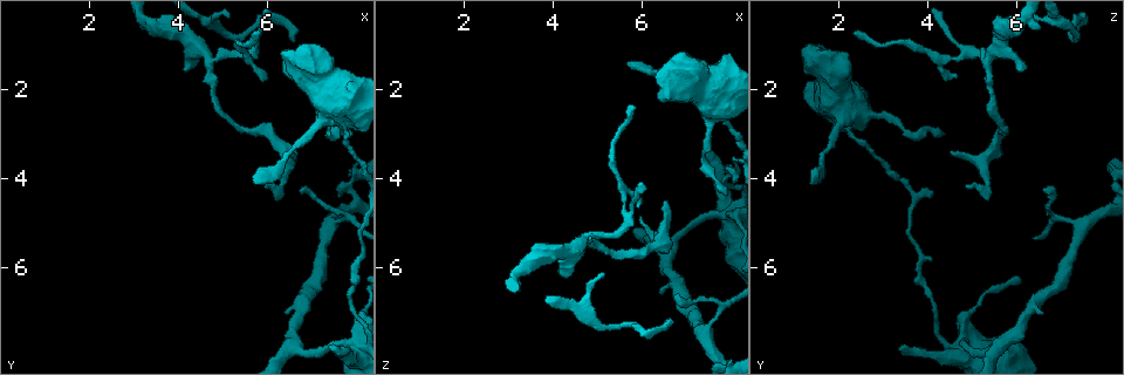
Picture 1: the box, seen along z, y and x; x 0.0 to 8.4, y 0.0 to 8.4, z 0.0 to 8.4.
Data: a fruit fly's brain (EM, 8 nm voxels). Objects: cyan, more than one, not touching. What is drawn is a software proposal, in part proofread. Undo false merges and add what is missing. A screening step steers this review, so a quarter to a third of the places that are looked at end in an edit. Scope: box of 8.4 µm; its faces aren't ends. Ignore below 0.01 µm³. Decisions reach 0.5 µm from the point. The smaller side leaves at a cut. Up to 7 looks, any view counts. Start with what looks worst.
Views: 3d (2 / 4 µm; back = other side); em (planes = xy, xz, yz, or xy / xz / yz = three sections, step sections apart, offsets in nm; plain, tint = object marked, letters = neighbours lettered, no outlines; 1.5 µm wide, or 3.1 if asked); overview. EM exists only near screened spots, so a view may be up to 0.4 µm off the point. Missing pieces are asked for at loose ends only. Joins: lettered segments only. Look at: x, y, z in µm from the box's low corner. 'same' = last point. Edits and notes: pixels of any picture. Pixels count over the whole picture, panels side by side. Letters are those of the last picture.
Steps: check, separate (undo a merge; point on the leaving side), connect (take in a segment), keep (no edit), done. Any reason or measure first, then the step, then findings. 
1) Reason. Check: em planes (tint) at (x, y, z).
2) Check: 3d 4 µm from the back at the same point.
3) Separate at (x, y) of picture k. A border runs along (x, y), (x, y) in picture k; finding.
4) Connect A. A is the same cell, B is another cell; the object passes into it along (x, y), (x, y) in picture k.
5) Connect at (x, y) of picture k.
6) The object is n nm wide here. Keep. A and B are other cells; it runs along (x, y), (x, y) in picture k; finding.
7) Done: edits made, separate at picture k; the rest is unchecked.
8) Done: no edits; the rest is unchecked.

Branch stops here. Check: em yz step 4 (letters) at (5.90, 4.10, 4.90).

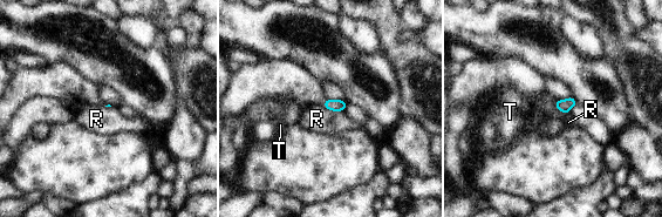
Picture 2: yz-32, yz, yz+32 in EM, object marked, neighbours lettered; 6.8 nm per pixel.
Check: em planes (letters) at the same point.

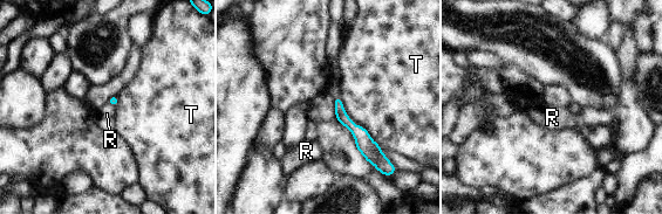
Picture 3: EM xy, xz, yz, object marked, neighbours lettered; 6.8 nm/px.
Keep. R and T are other cells; a border runs along (339, 96), (349, 118), (381, 146) in picture 3; no lettered segment goes on from it.

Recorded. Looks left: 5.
Sudden change in width. Check: 3d 4 µm at (4.70, 1.25, 5.35).

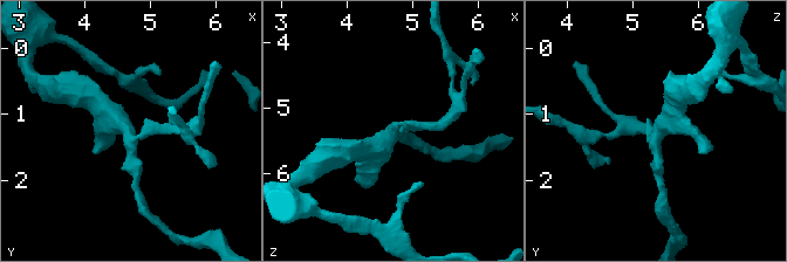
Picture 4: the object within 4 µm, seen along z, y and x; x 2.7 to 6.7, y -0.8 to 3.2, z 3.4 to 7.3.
Now the EM. Check: em yz step 8 (tint) at (4.65, 1.35, 5.35).

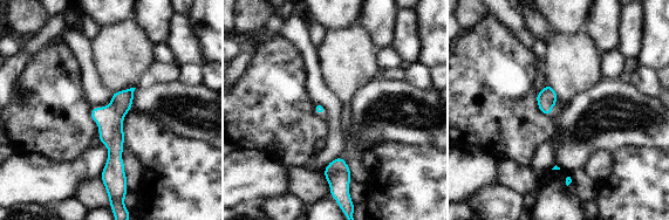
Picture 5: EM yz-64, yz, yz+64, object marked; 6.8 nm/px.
What lies round it. Check: em yz step 8 (letters) at the same point.

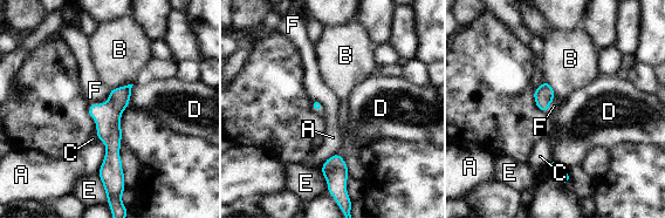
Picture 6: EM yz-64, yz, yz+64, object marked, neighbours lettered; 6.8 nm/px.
Keep. A, B, C, D, E and F are other cells; one cell here.

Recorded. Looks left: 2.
Narrows sharply. Check: em yz step 8 (tint) at (6.55, 3.50, 1.75).

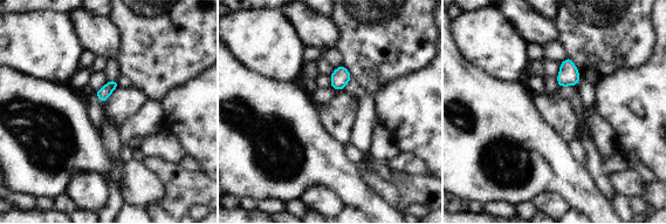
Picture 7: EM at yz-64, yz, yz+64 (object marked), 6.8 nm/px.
Cut it another way. Check: em planes (letters) at the same point.

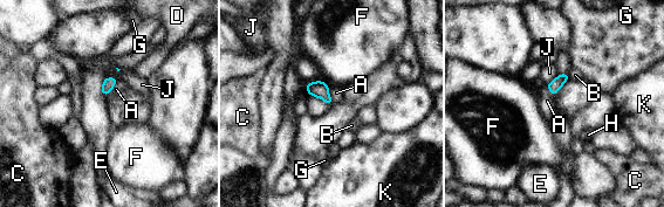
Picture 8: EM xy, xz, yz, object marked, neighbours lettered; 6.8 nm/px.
Keep. A, B, C, D, E, F, G, H, J and K are other cells; a border runs along (328, 85), (328, 92), (334, 102) in picture 8; all the same cell.

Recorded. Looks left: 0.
Done: no edits; the rest is unchecked.

